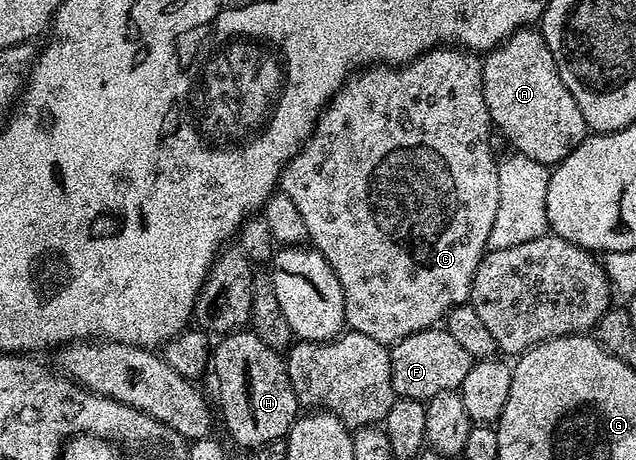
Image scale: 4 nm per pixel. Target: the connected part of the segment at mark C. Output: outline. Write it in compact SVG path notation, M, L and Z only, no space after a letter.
M440 47L430 49L427 53L423 53L417 59L407 62L405 65L398 67L367 67L362 71L356 72L347 78L346 83L339 88L338 93L327 102L327 108L319 114L319 122L315 124L315 131L311 134L310 139L299 148L298 153L287 162L283 169L281 178L281 191L285 195L289 195L289 199L293 199L297 211L301 215L301 219L305 219L305 227L307 228L307 236L310 244L319 250L319 253L329 263L329 267L333 267L333 271L337 275L337 279L341 283L341 291L345 295L345 325L348 330L360 332L361 335L369 335L370 338L382 341L384 343L394 343L405 339L409 335L413 335L422 329L429 329L438 326L440 322L447 316L447 312L458 305L466 305L471 300L471 284L473 283L473 275L477 271L477 267L481 263L484 253L488 252L487 240L489 239L489 231L493 231L493 219L497 219L497 199L499 198L499 166L497 157L491 154L491 133L493 137L493 126L491 124L491 116L485 107L485 95L483 94L483 63L476 54L458 47Z

